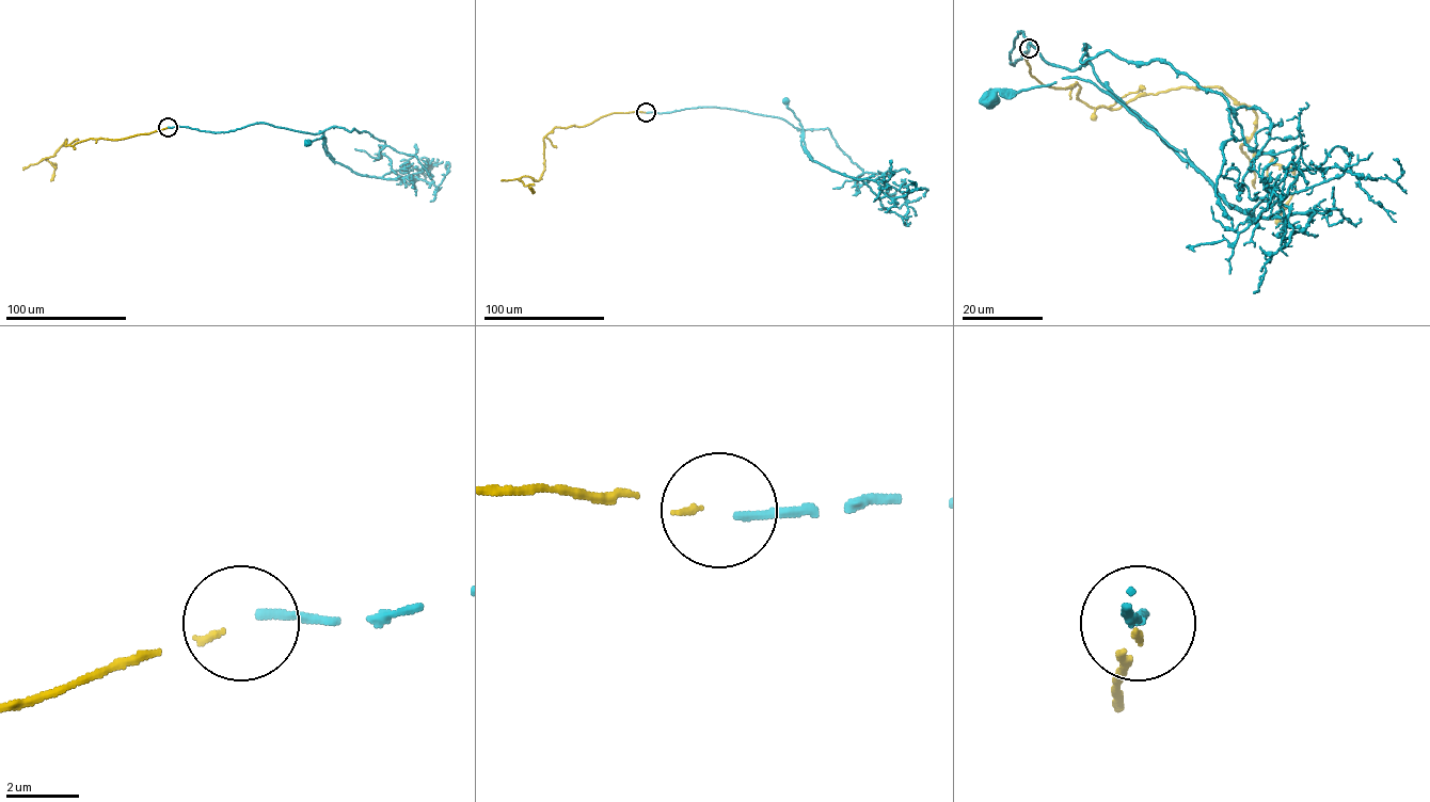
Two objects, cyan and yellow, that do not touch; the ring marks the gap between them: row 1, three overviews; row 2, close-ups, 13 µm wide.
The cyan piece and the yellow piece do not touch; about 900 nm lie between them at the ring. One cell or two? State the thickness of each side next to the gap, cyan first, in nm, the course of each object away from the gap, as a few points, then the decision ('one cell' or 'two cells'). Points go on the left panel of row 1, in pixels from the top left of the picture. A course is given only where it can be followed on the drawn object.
240 nm thick on the cyan side, 160 nm on the other; cyan runs (168, 127), (216, 132), (260, 123), (315, 134), (322, 131), (323, 147), (334, 161), (323, 137), (307, 143); yellow runs (167, 127), (65, 146), (66, 139), (41, 161), (56, 163), (50, 180); one cell

